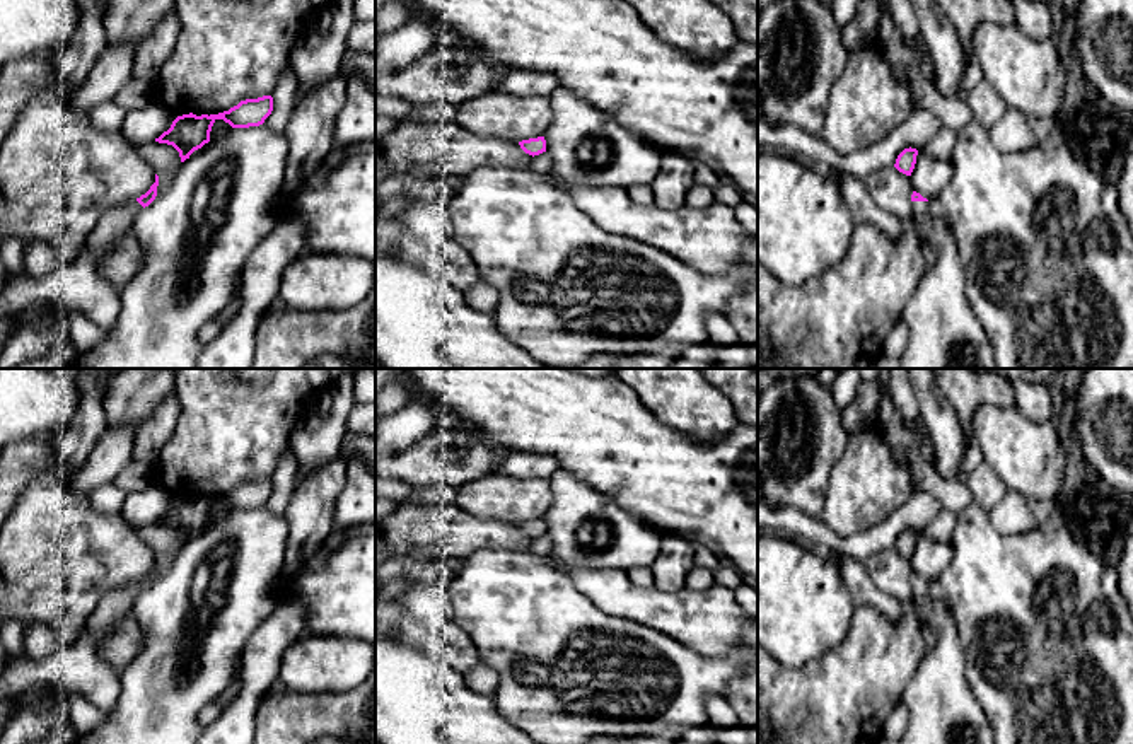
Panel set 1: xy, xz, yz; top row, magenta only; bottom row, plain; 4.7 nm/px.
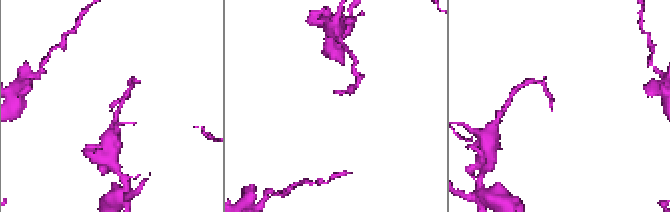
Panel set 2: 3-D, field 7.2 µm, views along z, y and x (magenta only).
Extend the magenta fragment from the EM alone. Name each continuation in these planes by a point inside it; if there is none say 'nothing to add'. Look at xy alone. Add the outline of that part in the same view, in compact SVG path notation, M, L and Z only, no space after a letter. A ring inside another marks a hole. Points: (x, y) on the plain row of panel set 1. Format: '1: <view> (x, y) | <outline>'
1: xy (79, 666) | M128 582L109 589L99 601L80 636L44 660L26 655L9 659L0 672L0 698L17 700L36 689L75 691L111 713L119 696L119 676L102 659L102 642L126 619L143 589Z

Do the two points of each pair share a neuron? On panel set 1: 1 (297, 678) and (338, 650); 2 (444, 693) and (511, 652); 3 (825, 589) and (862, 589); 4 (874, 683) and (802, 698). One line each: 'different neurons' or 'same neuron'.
1: same neuron
2: different neurons
3: different neurons
4: same neuron

